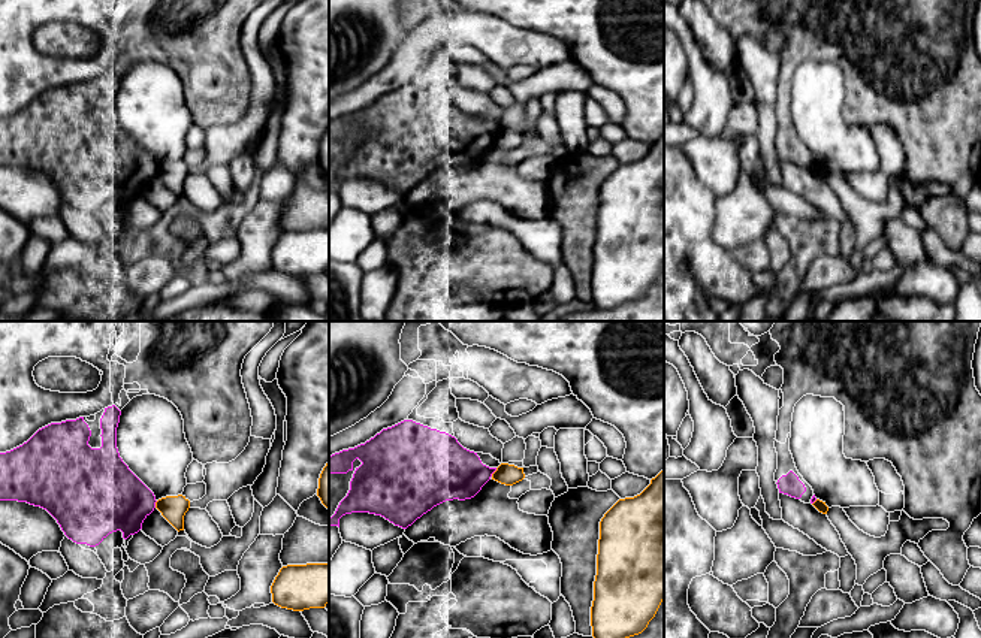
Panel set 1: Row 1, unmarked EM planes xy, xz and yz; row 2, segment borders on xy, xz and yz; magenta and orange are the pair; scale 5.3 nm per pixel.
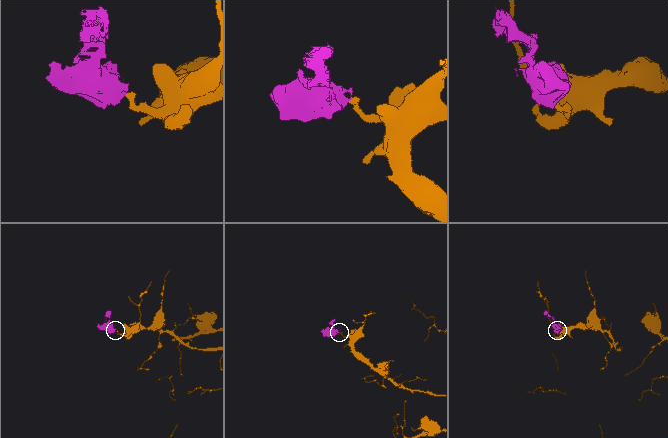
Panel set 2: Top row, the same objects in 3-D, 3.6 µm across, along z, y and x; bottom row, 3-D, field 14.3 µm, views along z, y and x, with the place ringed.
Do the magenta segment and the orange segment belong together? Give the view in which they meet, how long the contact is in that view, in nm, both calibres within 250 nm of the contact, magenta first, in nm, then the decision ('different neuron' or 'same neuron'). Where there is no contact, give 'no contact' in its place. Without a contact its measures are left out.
contact in xz; length 60 nm; calibres 320 and 110 nm; different neuron

